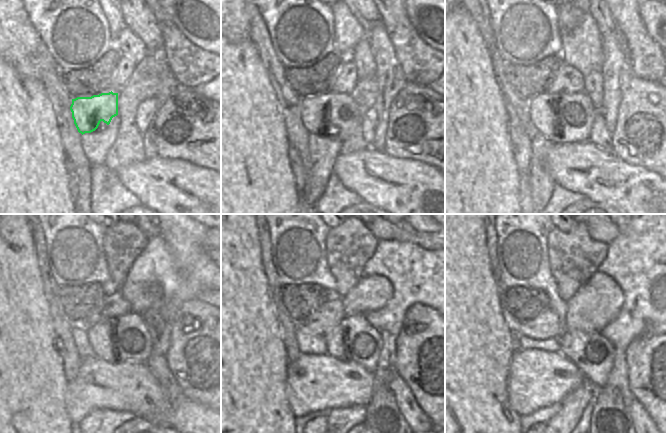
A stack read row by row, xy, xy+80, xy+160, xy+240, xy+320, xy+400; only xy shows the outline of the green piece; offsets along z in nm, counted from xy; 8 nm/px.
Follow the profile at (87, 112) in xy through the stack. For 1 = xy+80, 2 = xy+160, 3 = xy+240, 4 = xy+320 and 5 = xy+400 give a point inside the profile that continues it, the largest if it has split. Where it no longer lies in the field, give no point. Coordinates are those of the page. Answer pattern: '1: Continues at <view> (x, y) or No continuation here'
1: Continues at xy+80 (333, 114)
2: Continues at xy+160 (561, 119)
3: Continues at xy+240 (124, 340)
4: Continues at xy+320 (356, 340)
5: Continues at xy+400 (593, 354).

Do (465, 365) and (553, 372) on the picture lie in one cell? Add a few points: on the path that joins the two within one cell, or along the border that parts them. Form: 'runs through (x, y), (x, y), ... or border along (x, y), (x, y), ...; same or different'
border along (516, 350), (510, 362), (506, 384), (507, 392); different

